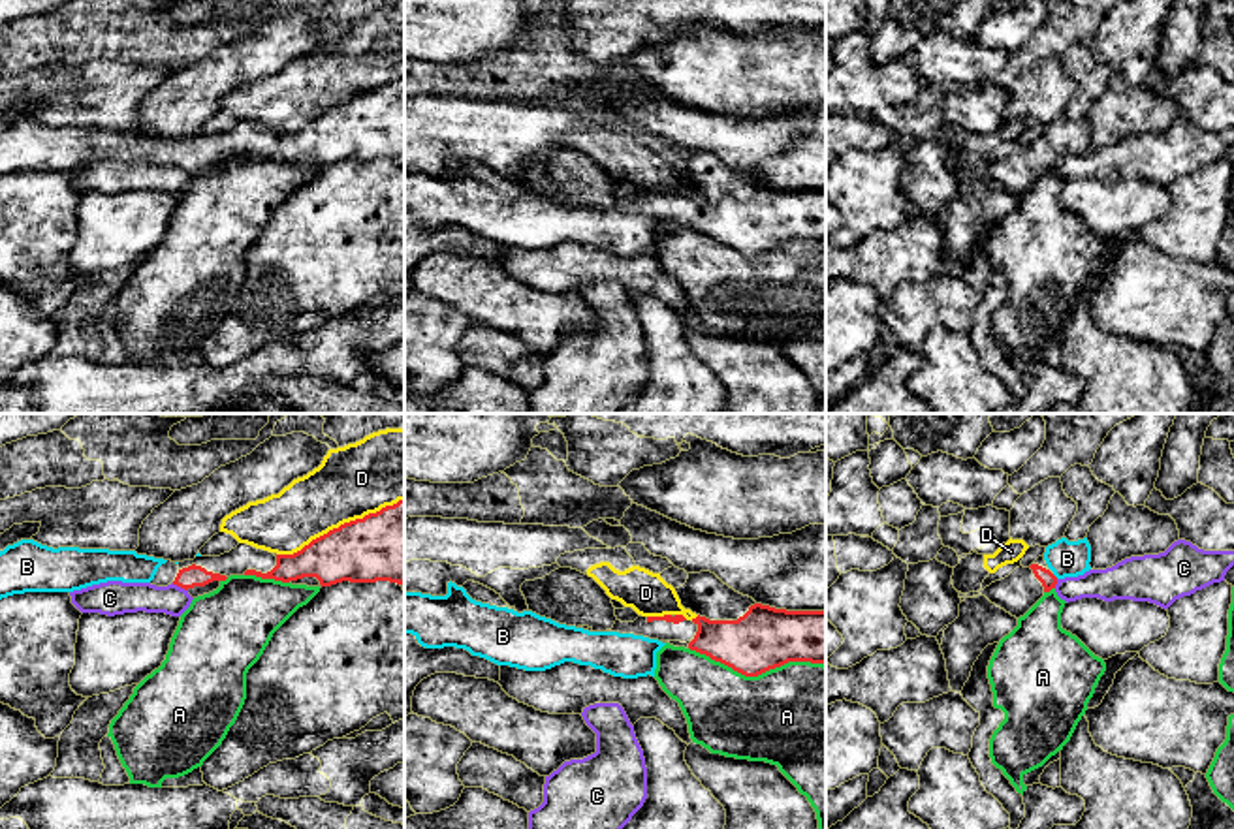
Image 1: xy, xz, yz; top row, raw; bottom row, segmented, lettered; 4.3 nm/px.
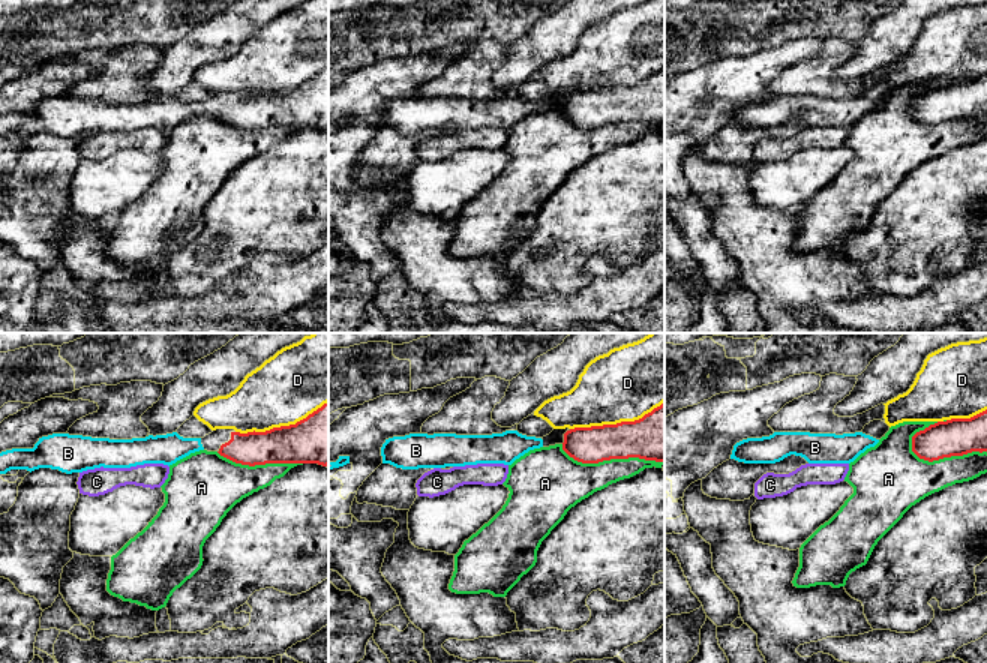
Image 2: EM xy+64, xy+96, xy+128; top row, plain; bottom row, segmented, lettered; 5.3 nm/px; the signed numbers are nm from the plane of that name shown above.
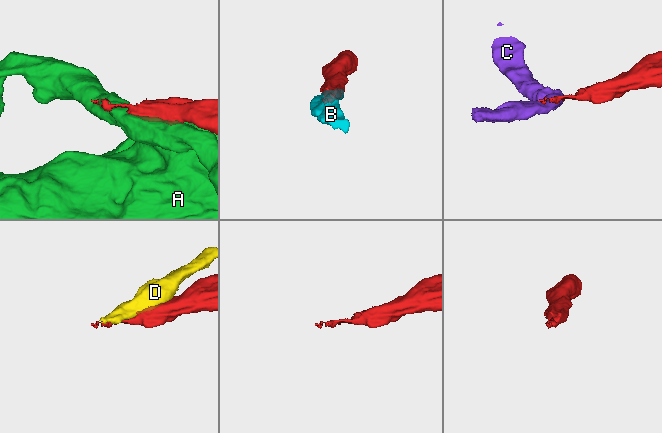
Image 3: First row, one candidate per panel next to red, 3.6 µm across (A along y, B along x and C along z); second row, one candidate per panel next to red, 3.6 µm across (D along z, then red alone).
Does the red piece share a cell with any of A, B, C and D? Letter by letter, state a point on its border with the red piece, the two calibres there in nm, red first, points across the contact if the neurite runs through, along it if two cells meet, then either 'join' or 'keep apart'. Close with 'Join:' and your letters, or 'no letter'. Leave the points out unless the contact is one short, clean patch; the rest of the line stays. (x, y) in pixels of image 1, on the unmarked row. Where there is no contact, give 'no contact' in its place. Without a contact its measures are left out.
A: contact xz (757, 254); calibres 280 and 460 nm; keep apart
B: contact yz (1054, 155); calibres 70 and 160 nm; way yz (1046, 156), (1054, 155), (1067, 138); join
C: contact xy (179, 164); calibres 100 and 130 nm; keep apart
D: contact xy (341, 104); calibres 320 and 320 nm; keep apart
Join: B

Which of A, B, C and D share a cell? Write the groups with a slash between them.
A / B / C / D

